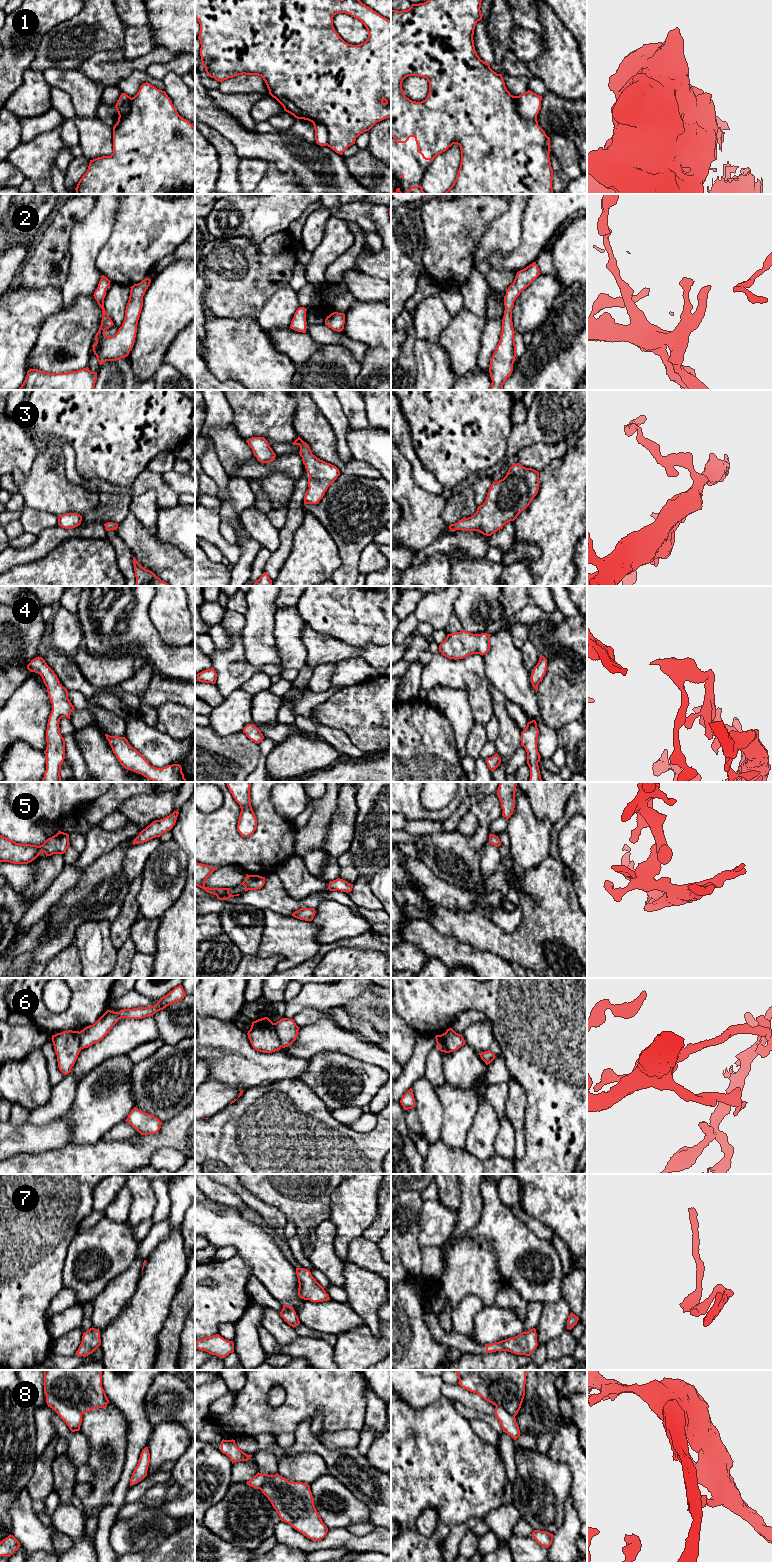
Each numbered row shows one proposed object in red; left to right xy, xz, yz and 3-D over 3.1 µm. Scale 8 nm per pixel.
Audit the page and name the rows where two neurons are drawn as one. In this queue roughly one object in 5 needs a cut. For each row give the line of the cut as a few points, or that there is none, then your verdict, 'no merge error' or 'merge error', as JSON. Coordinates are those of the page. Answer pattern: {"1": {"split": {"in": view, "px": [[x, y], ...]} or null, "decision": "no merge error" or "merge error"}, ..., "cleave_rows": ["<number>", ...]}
{"1": {"split": {"in": "yz", "px": [[513, 96], [517, 111], [523, 117], [536, 117]]}, "decision": "merge error"}, "2": {"split": null, "decision": "no merge error"}, "3": {"split": null, "decision": "no merge error"}, "4": {"split": null, "decision": "no merge error"}, "5": {"split": null, "decision": "no merge error"}, "6": {"split": {"in": "xz", "px": [[273, 1023], [281, 1046]]}, "decision": "merge error"}, "7": {"split": null, "decision": "no merge error"}, "8": {"split": {"in": "xy", "px": [[46, 1394], [55, 1396], [69, 1406], [77, 1408], [82, 1413]]}, "decision": "merge error"}, "cleave_rows": ["1", "6", "8"]}

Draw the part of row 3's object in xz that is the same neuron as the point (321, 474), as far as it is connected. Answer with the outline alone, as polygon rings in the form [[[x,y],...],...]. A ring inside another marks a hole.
[[[300,437],[292,444],[300,446],[299,454],[302,457],[303,464],[309,474],[309,489],[304,496],[304,505],[317,504],[323,498],[328,487],[340,475],[340,471],[336,466],[320,460],[313,455],[309,445]]]

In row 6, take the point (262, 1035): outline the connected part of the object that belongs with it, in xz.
[[[268,1017],[253,1021],[247,1035],[252,1047],[257,1051],[272,1053],[281,1049],[275,1025]]]

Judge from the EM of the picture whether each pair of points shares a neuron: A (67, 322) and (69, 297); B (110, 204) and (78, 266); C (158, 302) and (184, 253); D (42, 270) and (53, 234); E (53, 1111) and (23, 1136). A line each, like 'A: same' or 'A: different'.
A: different
B: same
C: different
D: same
E: different

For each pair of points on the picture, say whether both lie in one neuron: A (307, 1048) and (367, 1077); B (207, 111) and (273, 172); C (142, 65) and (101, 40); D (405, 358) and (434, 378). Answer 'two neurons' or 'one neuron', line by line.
A: two neurons
B: two neurons
C: two neurons
D: two neurons

